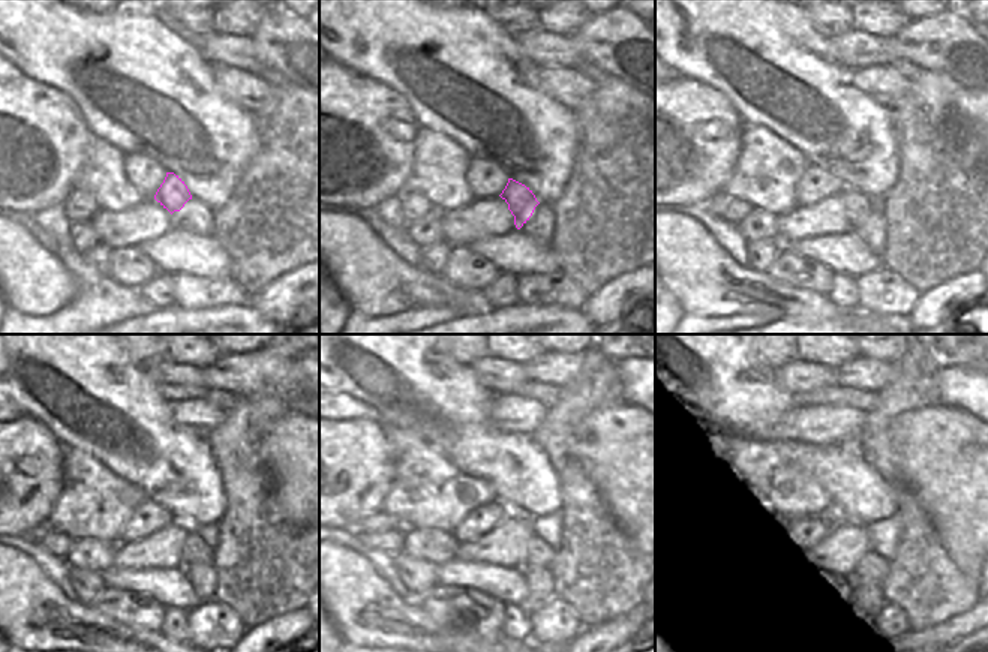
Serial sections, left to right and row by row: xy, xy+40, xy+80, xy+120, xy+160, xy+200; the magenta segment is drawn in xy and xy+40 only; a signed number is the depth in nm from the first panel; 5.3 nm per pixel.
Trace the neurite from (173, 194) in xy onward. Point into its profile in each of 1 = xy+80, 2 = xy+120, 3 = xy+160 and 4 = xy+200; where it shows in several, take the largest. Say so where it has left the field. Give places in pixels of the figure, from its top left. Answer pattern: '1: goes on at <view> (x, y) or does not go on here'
1: goes on at xy+80 (858, 206)
2: goes on at xy+120 (195, 549)
3: goes on at xy+160 (540, 553)
4: goes on at xy+200 (870, 561)

